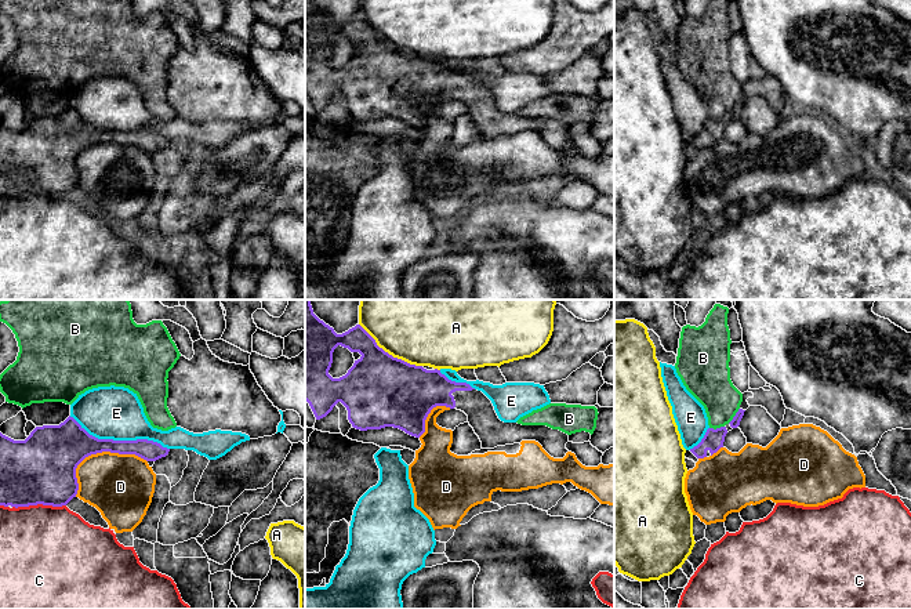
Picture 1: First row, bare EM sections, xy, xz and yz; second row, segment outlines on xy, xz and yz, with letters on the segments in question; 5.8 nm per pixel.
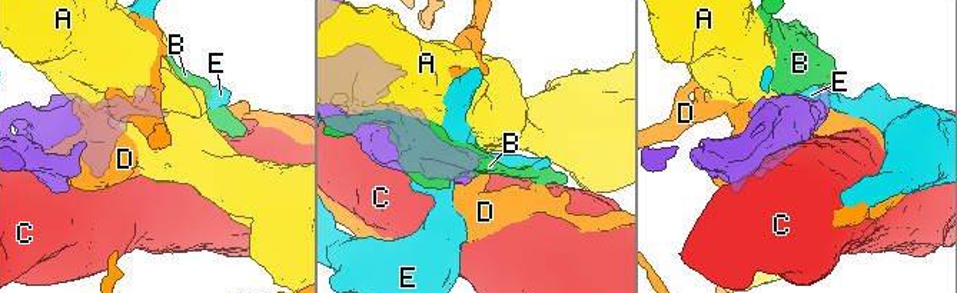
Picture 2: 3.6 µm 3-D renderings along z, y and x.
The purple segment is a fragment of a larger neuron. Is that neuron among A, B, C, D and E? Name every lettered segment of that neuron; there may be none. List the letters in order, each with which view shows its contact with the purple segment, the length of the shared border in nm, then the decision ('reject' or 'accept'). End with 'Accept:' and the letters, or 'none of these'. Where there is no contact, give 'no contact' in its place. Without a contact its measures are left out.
A: contact in xz; length 440 nm; reject
B: contact in yz; length 120 nm; reject
C: contact in xy; length 320 nm; reject
D: contact in xy; length 480 nm; reject
E: contact in xy; length 600 nm; reject
Accept: none of these

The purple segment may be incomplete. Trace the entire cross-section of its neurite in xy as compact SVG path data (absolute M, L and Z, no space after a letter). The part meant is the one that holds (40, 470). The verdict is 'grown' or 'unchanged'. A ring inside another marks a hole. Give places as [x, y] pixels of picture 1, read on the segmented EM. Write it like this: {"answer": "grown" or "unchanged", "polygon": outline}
{"answer": "unchanged", "polygon": "M70 416L59 425L36 427L25 441L0 432L0 505L66 505L79 490L77 465L102 452L156 461L170 449L148 439L98 439Z"}

